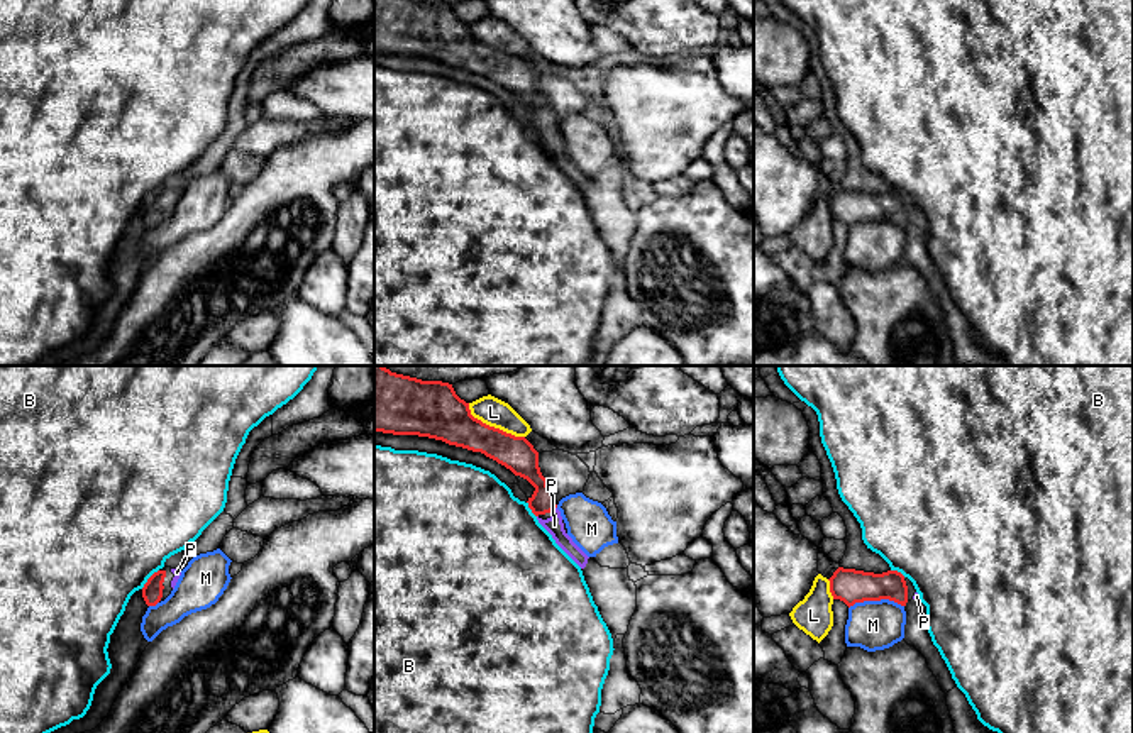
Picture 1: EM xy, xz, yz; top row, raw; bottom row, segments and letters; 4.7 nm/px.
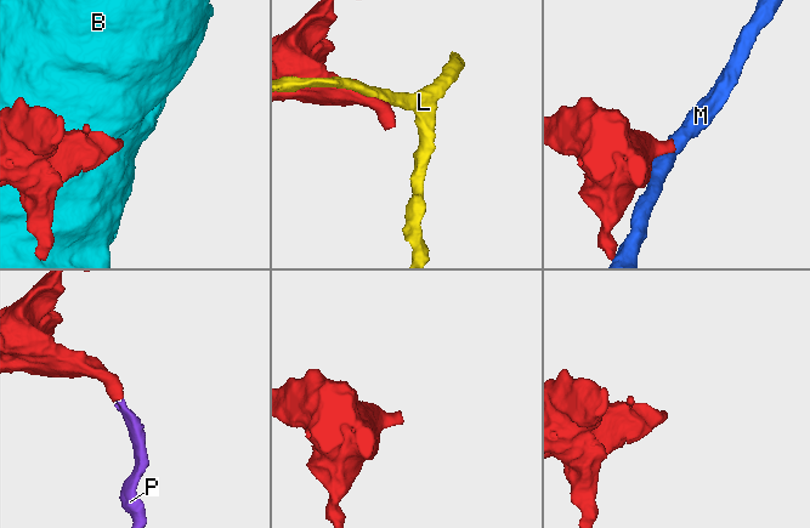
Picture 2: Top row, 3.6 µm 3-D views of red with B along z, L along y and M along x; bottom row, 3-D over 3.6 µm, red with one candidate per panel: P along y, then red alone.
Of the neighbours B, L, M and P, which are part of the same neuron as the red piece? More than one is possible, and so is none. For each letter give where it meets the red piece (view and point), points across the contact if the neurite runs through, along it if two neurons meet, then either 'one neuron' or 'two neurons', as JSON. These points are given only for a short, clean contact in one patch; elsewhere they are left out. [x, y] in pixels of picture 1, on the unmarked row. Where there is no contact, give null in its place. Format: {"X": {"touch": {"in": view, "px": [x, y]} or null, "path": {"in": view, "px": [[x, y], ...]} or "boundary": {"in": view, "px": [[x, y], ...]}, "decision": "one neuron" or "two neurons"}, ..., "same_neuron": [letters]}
{"B": {"touch": {"in": "xy", "px": [148, 200]}, "decision": "two neurons"}, "L": {"touch": {"in": "xz", "px": [493, 48]}, "decision": "two neurons"}, "M": {"touch": {"in": "yz", "px": [876, 220]}, "boundary": {"in": "yz", "px": [[903, 225], [893, 220], [864, 220], [856, 222], [849, 229]]}, "decision": "two neurons"}, "P": {"touch": {"in": "xz", "px": [554, 129]}, "path": {"in": "xz", "px": [[525, 85], [554, 129], [554, 146]]}, "decision": "one neuron"}, "same_neuron": ["P"]}

